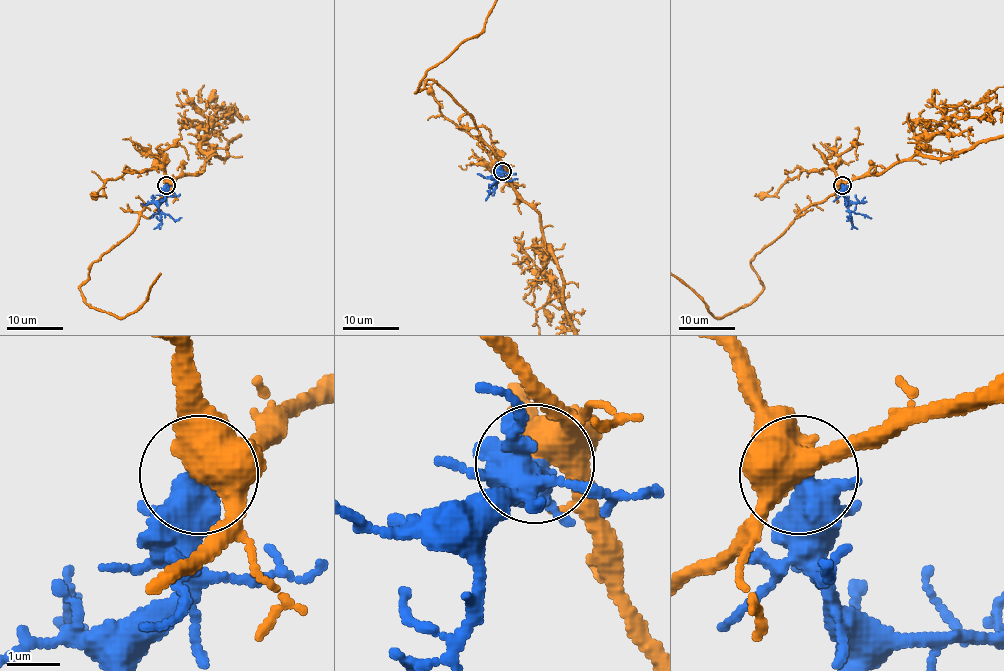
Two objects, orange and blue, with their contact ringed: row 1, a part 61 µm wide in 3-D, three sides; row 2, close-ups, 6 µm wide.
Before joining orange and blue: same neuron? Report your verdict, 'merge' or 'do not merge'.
do not merge

